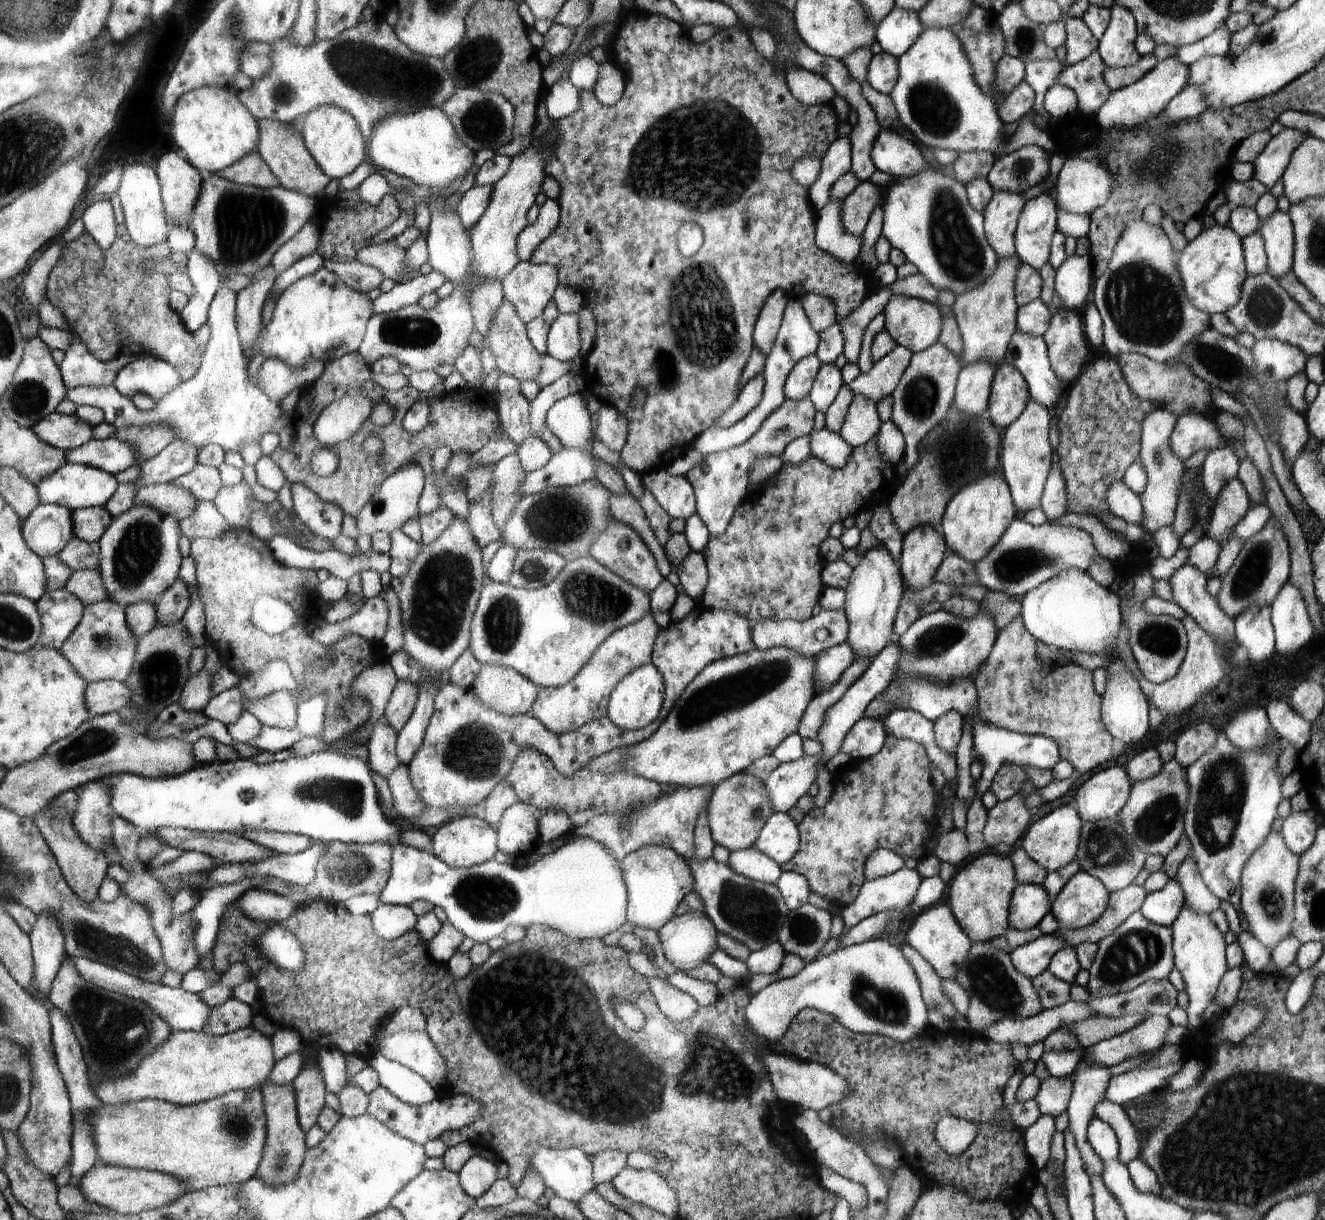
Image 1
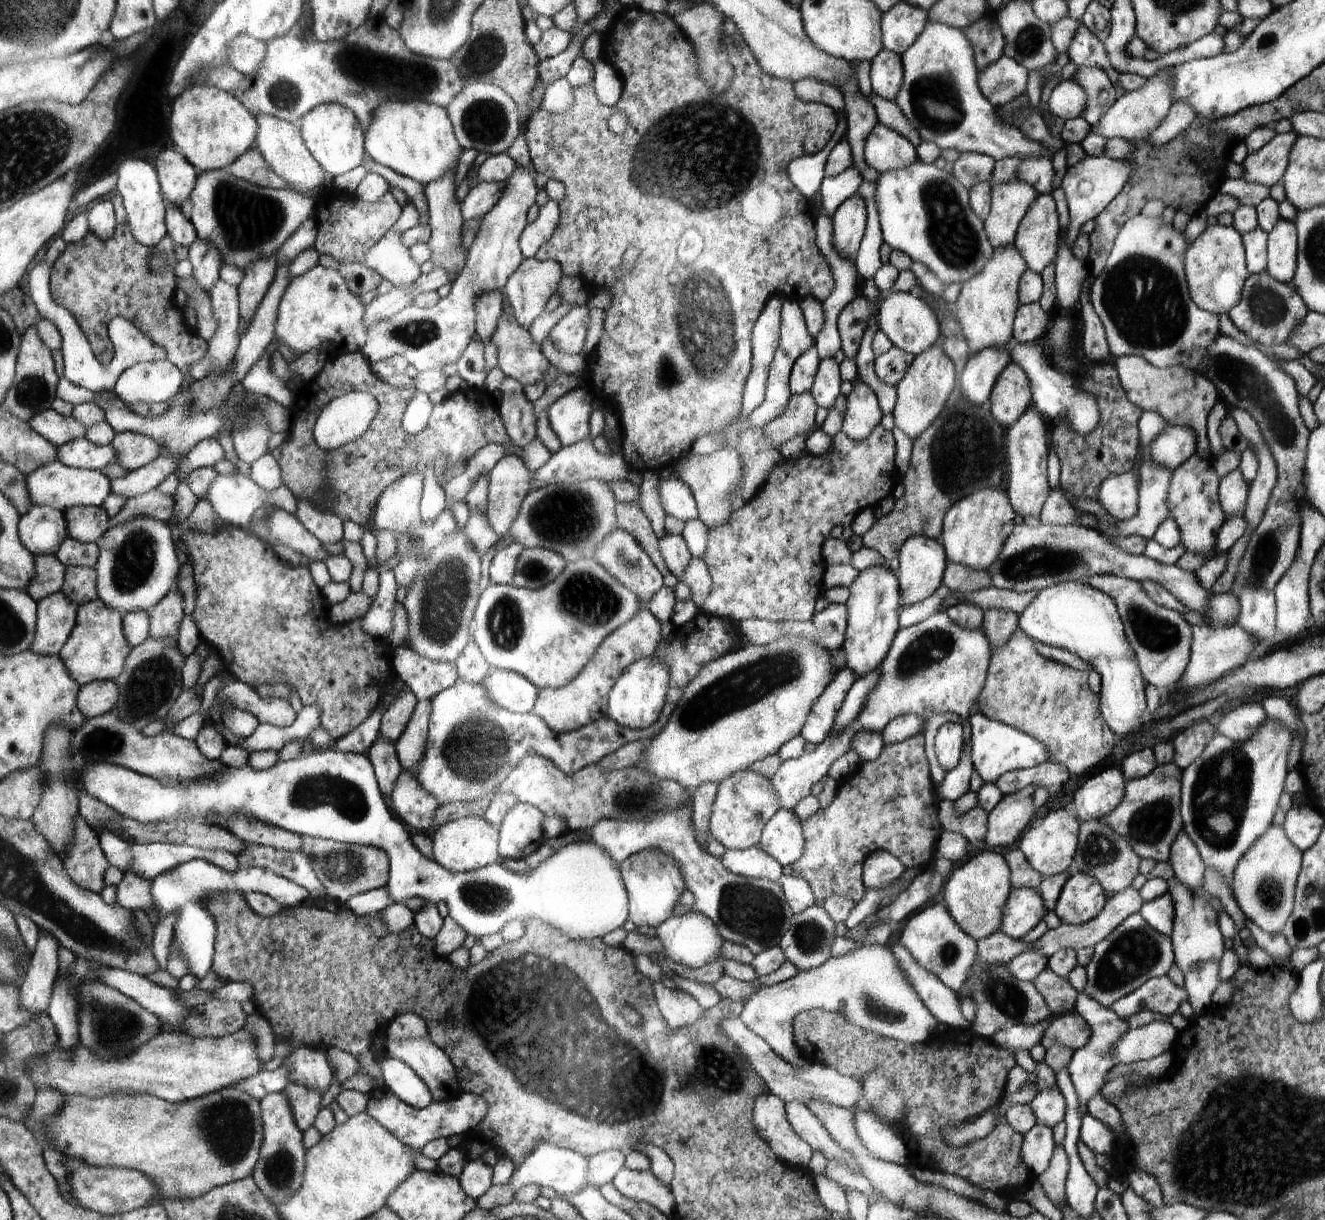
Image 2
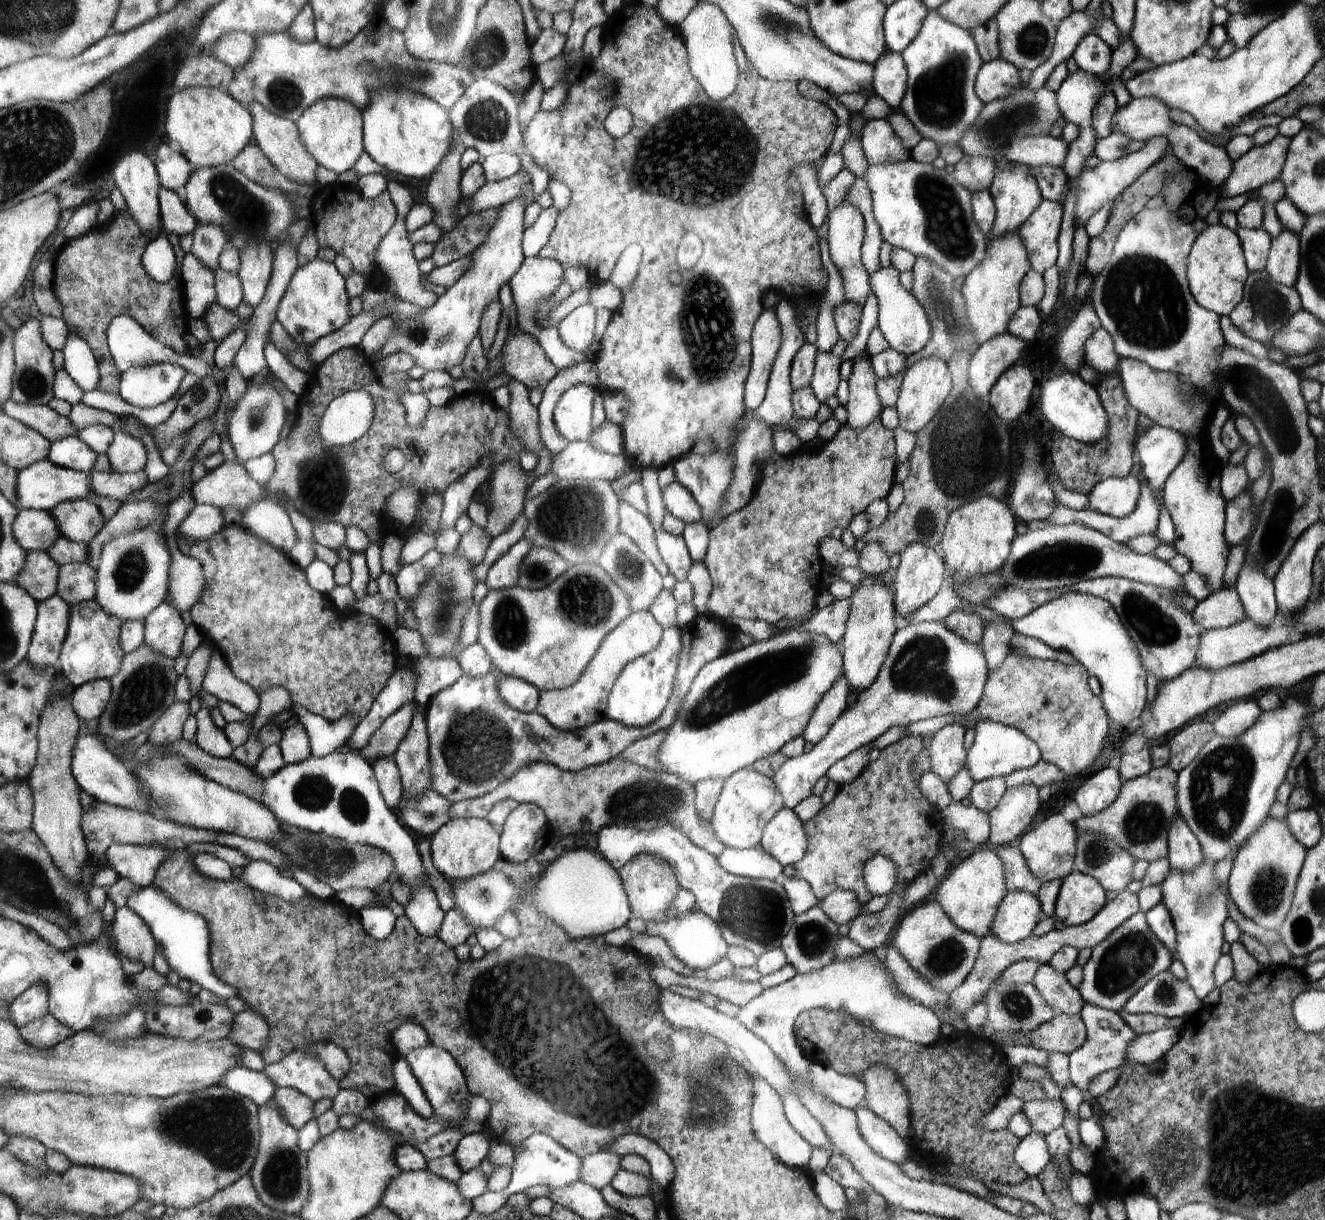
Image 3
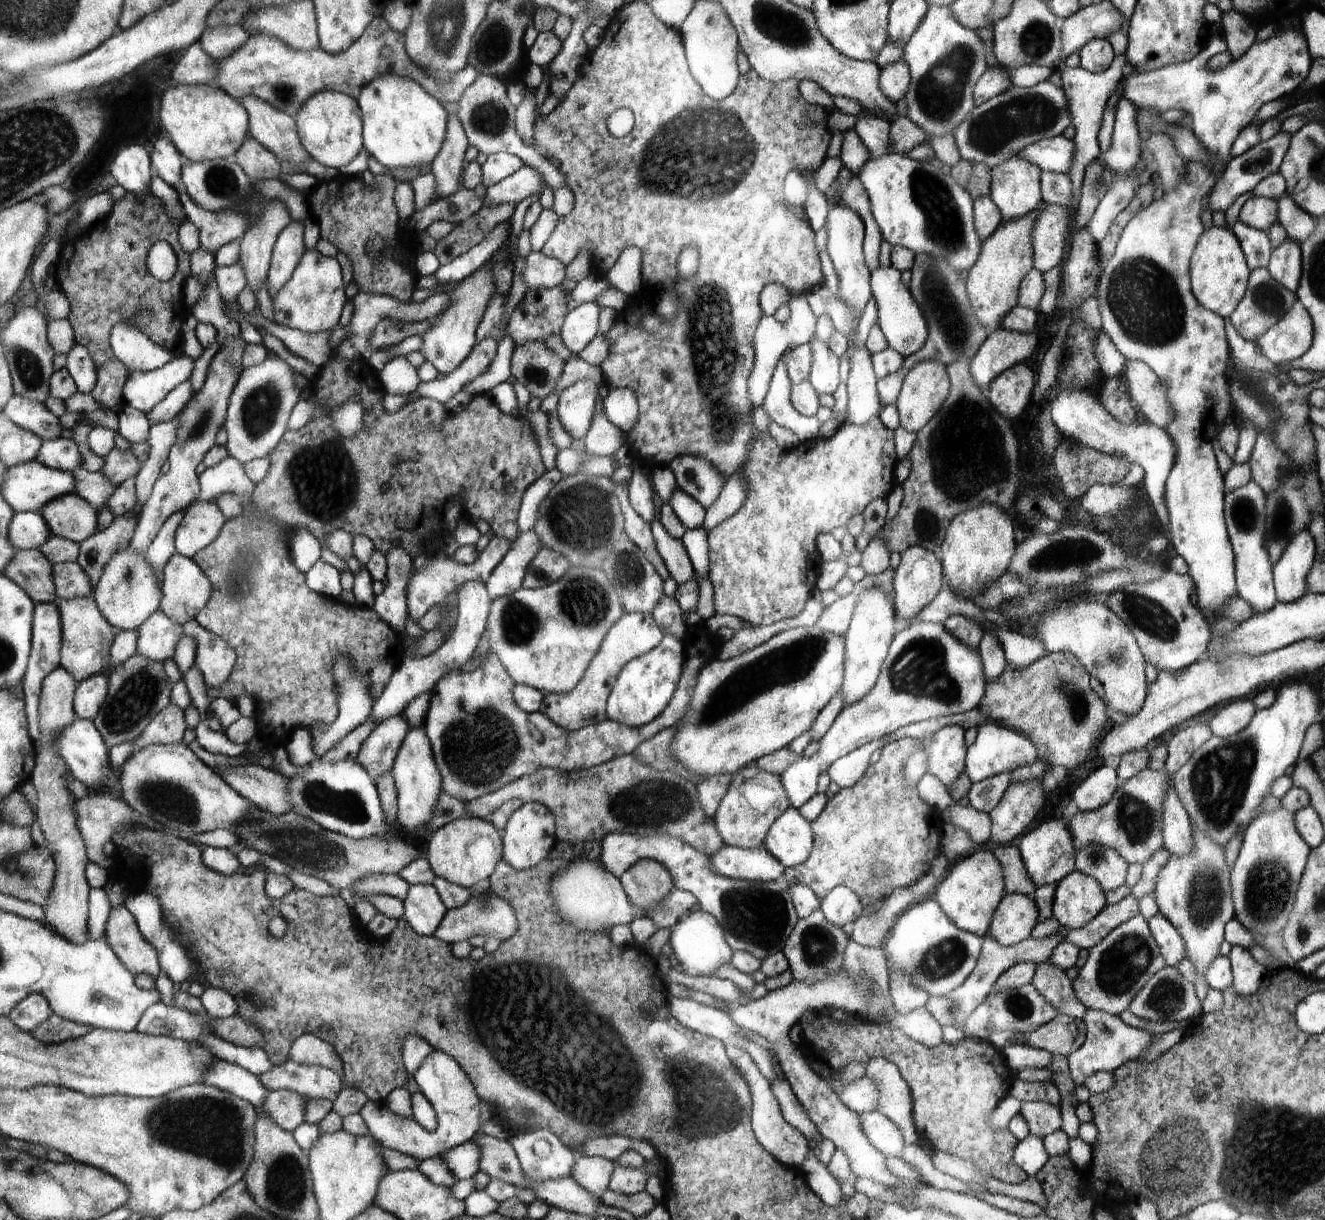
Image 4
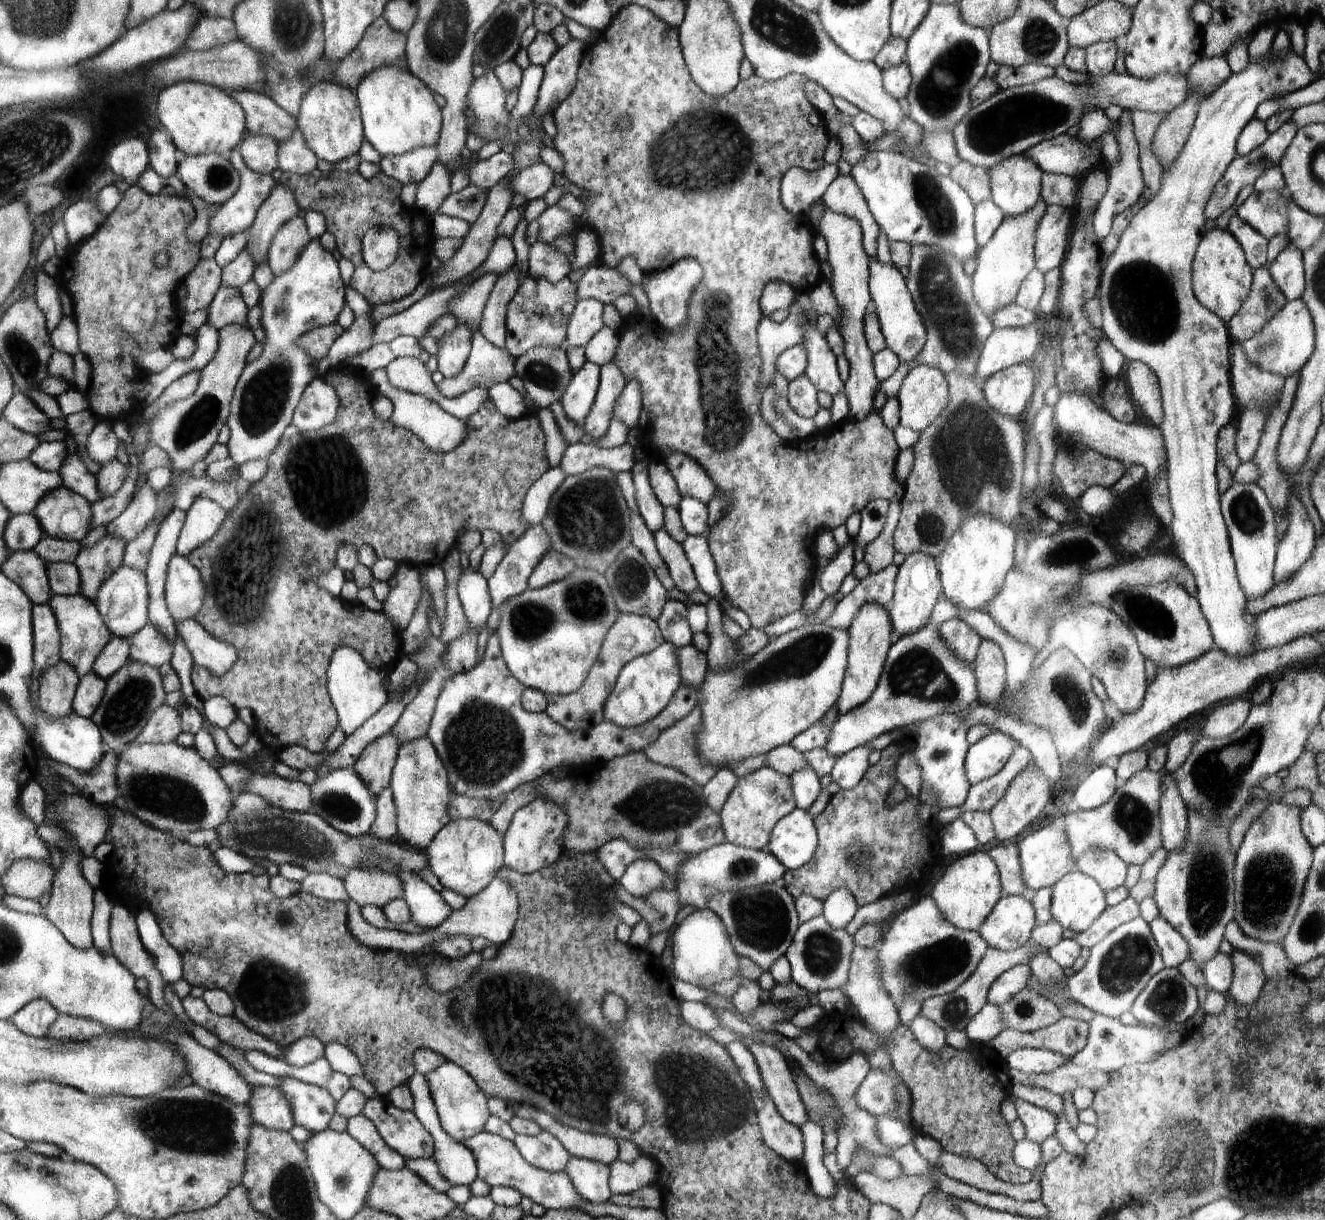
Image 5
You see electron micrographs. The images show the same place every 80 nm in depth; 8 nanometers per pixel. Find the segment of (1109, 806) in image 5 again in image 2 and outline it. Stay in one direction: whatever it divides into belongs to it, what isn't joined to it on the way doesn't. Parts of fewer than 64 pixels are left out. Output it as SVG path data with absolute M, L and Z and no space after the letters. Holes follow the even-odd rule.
M1173 762L1166 763L1156 765L1148 776L1128 781L1120 804L1100 819L1116 830L1142 859L1169 860L1171 844L1183 828L1180 812L1182 771Z

